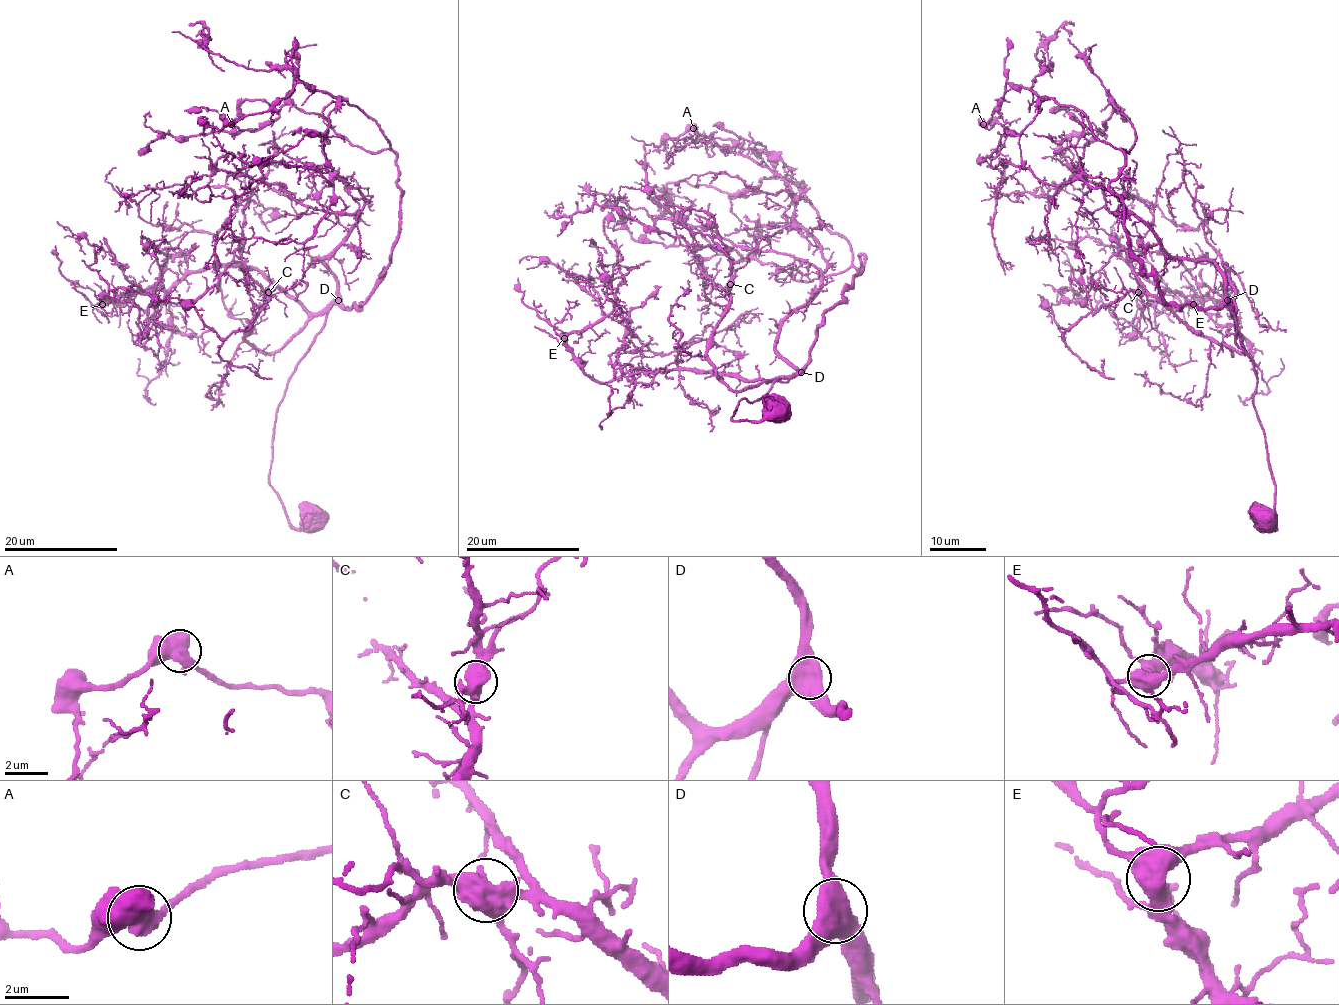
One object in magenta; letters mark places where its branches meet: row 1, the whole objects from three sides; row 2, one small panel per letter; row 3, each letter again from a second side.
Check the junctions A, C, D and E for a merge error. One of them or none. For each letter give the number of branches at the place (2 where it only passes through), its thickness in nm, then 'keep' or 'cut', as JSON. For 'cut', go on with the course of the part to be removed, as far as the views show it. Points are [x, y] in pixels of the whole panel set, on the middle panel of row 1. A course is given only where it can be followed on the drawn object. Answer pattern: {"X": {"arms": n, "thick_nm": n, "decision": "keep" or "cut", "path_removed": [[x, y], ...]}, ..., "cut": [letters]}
{"A": {"arms": 3, "thick_nm": 550, "decision": "keep"}, "C": {"arms": 3, "thick_nm": 550, "decision": "cut", "path_removed": [[730, 284], [733, 274], [747, 262], [747, 256], [758, 242], [767, 235], [781, 232]]}, "D": {"arms": 3, "thick_nm": 550, "decision": "keep"}, "E": {"arms": 3, "thick_nm": 500, "decision": "keep"}, "cut": ["C"]}

